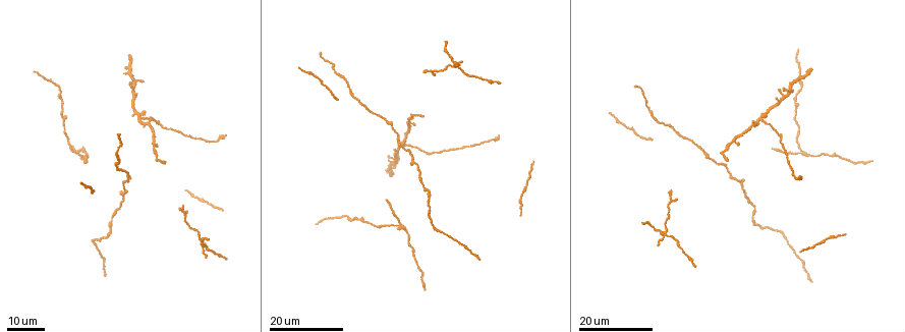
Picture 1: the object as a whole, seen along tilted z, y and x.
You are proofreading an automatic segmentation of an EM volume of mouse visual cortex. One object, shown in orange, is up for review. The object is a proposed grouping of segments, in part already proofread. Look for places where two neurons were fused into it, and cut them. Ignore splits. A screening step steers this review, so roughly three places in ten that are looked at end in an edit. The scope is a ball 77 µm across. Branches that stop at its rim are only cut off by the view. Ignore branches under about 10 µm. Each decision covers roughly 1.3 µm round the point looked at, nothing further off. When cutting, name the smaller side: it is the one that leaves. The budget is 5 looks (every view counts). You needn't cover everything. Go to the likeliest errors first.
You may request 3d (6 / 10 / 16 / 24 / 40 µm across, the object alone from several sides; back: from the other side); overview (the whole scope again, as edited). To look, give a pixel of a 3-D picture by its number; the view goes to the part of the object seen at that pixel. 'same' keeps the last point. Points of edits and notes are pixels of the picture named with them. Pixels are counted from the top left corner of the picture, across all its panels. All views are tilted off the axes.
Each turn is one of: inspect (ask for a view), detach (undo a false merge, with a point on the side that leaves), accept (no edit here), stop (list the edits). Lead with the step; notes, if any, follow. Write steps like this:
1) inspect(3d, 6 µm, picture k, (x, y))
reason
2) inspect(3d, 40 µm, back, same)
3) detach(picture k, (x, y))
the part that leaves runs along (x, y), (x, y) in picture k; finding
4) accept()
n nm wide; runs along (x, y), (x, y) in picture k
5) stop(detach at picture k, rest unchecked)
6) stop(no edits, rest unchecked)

inspect(3d, 24 µm, picture 1, (667, 234))
four-way junction

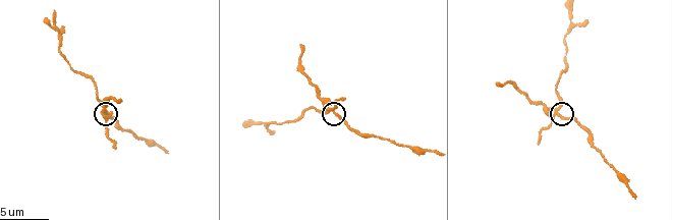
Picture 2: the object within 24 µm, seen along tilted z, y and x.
inspect(3d, 10 µm, picture 2, (559, 117))

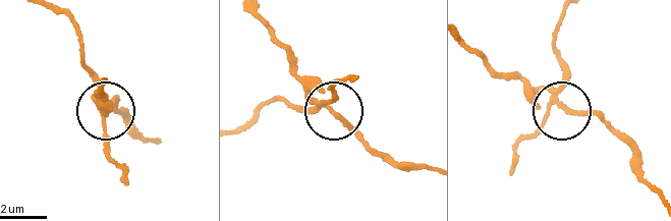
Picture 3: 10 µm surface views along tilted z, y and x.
detach(picture 3, (89, 69))
4 arms; a second neuron is stuck on

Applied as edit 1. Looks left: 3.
inspect(3d, 16 µm, picture 1, (142, 116))

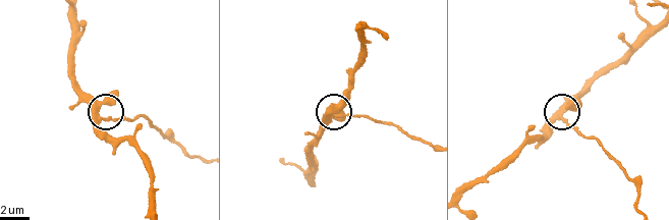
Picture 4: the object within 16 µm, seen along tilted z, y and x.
inspect(3d, 6 µm, picture 4, (107, 118))
closer look

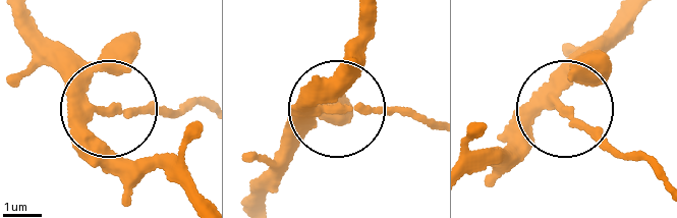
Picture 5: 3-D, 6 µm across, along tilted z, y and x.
detach(picture 5, (169, 112))
260 nm wide; the part that leaves runs along (132, 116), (203, 102) in picture 5; two neurons meet here

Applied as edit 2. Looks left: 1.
stop(detach at picture 3, detach at picture 5, rest unchecked)

